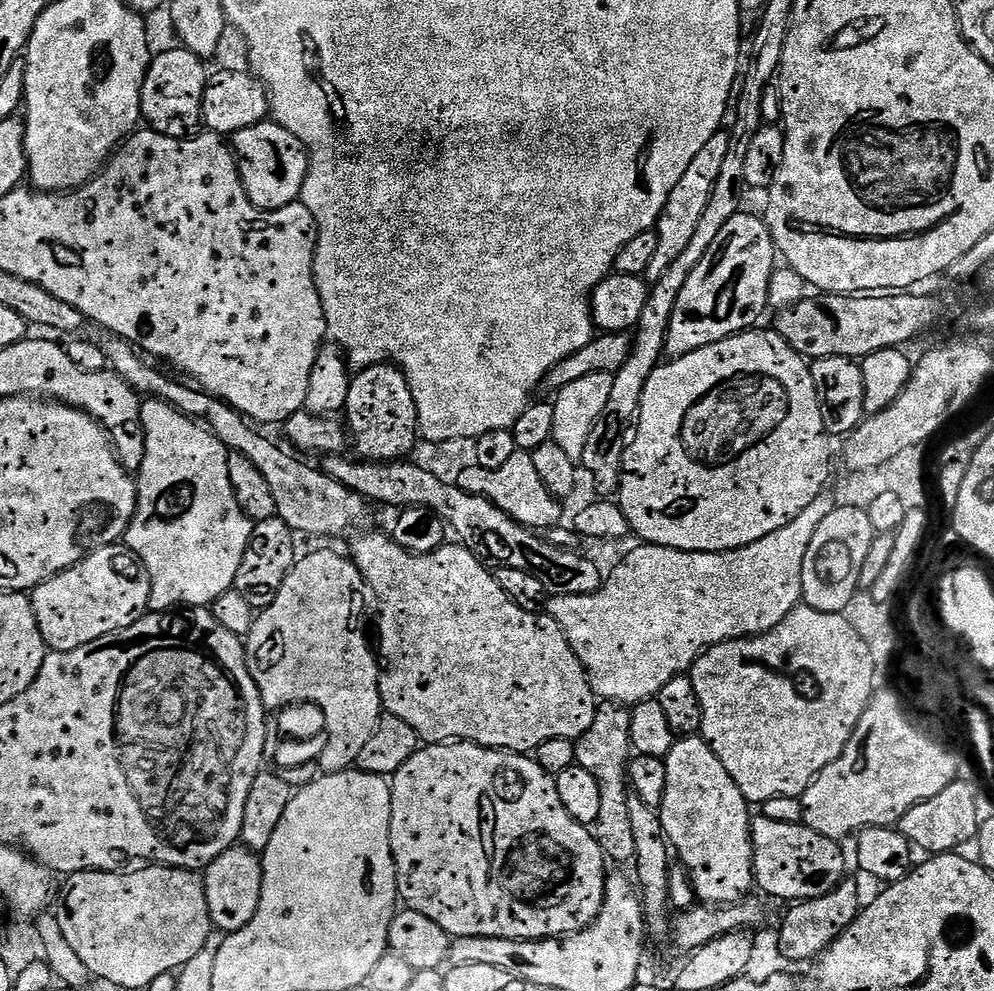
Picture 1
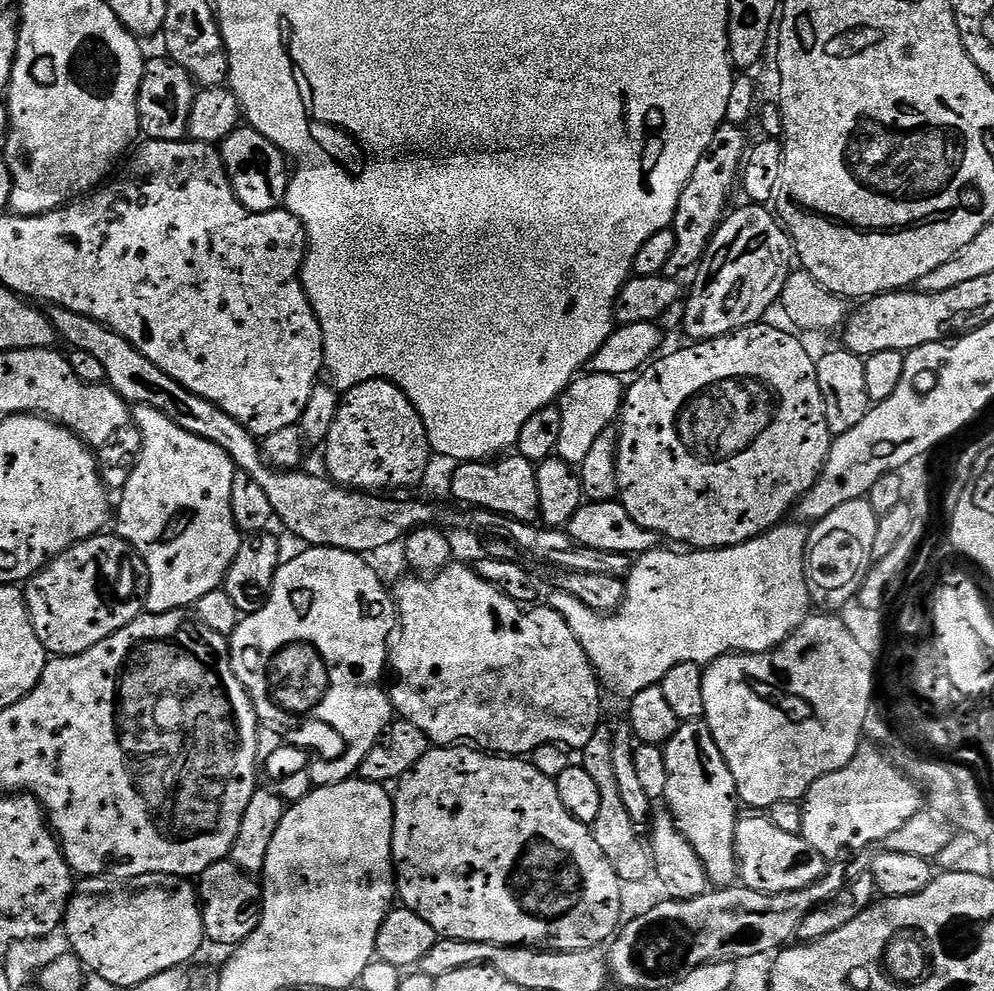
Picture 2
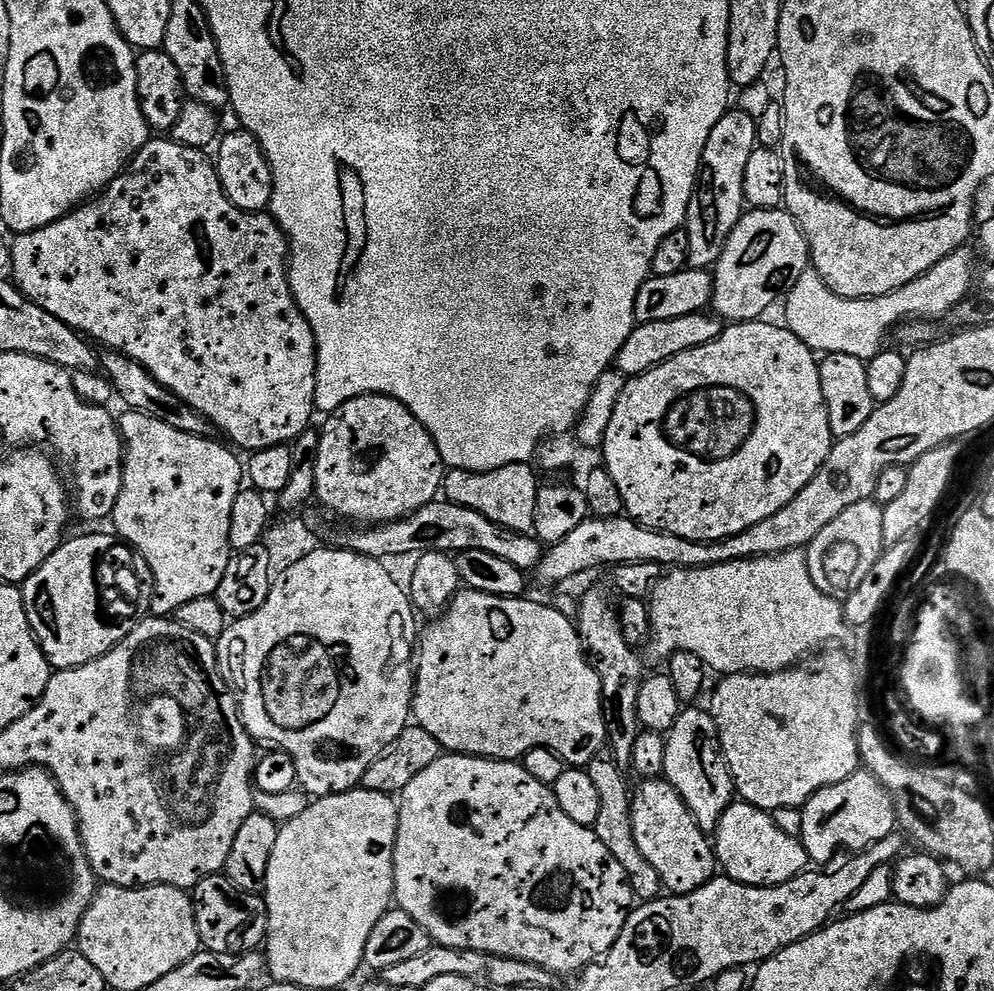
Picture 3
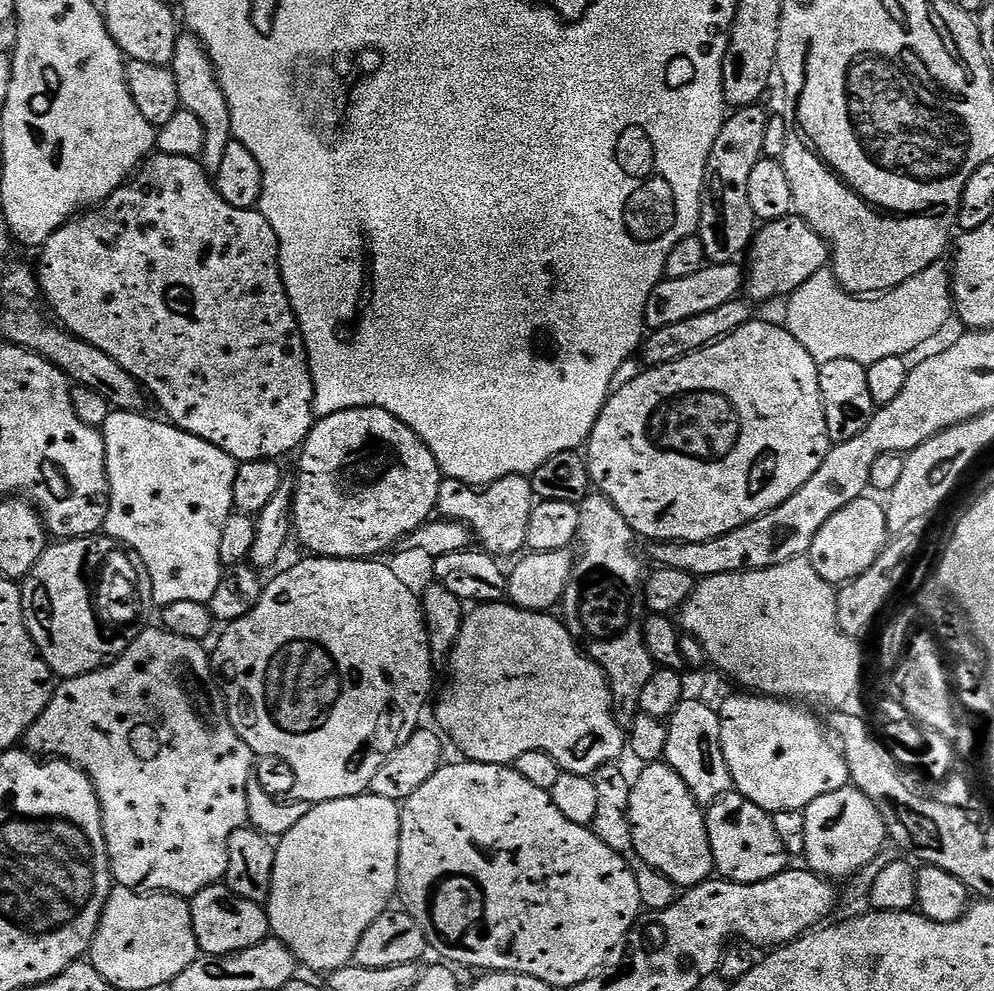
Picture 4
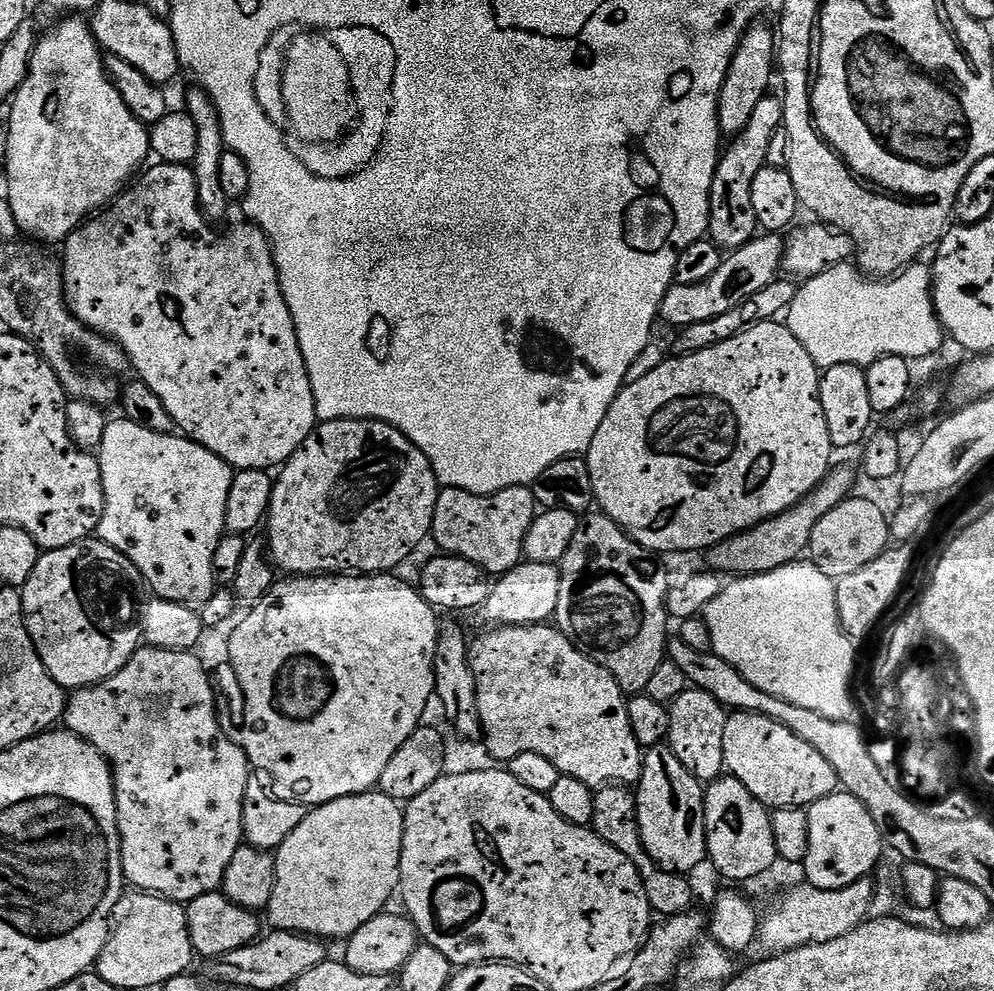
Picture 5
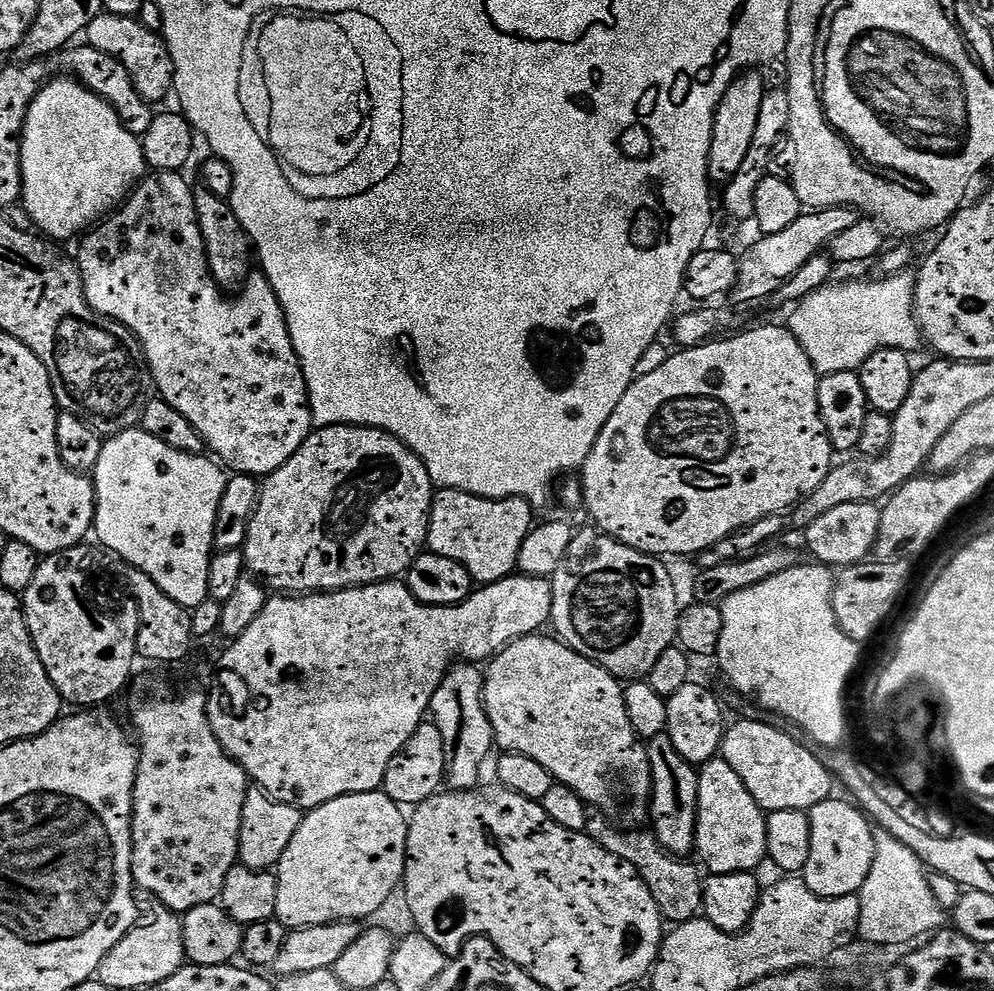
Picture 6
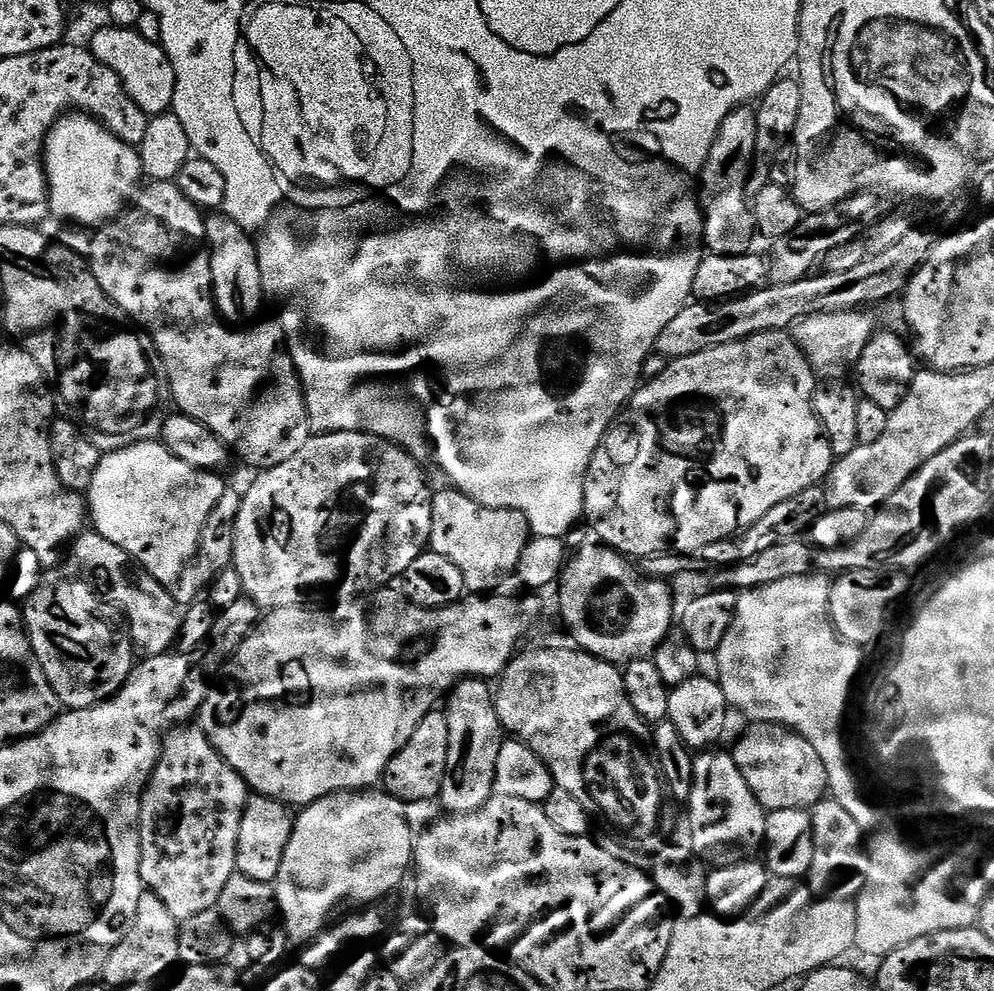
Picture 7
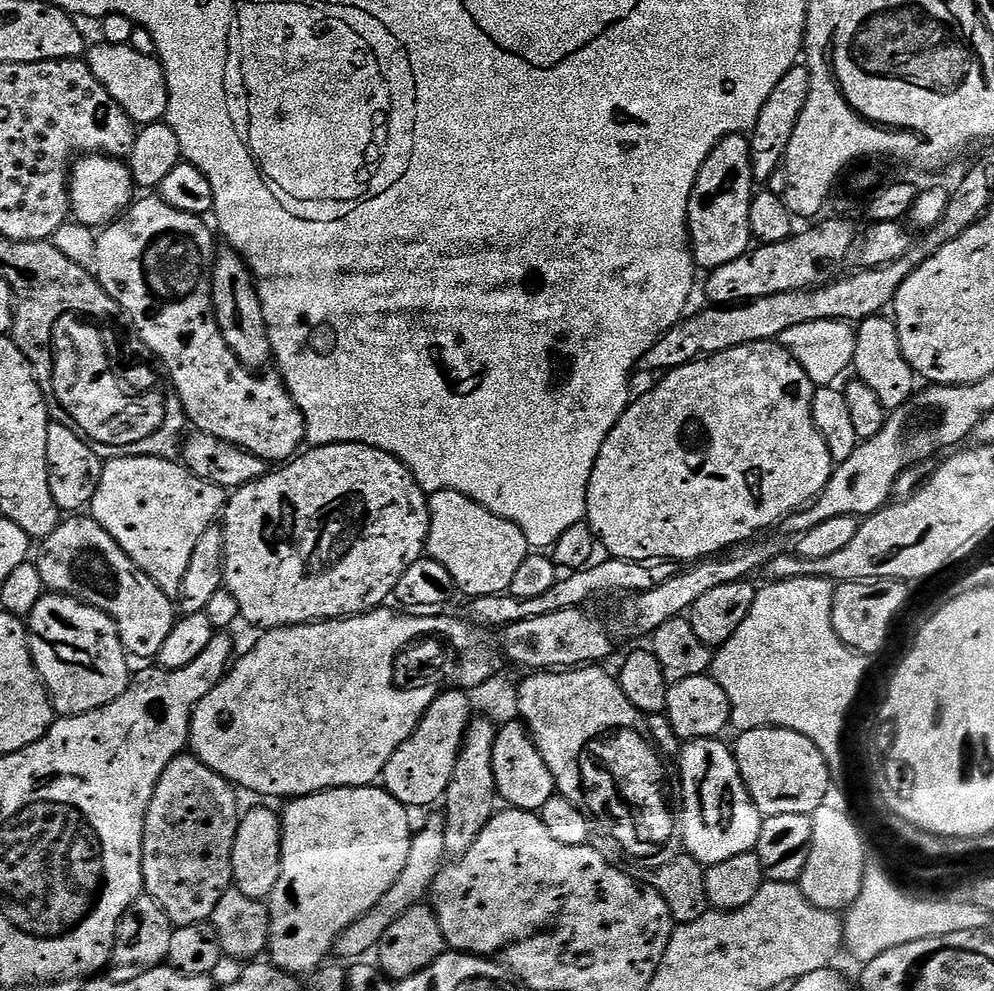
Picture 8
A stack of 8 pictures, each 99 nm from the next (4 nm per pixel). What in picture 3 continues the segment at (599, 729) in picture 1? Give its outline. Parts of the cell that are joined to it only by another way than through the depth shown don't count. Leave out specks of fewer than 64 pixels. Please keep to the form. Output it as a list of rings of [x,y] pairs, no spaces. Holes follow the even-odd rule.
[[[608,754],[593,758],[587,764],[586,771],[594,781],[594,787],[598,789],[598,799],[602,801],[602,807],[598,810],[598,822],[594,825],[596,836],[602,846],[606,846],[606,850],[610,850],[610,854],[614,854],[618,862],[622,862],[622,870],[626,870],[633,893],[644,902],[657,899],[662,892],[661,881],[658,871],[642,856],[634,840],[634,826],[631,824],[633,793],[624,781],[625,773]]]

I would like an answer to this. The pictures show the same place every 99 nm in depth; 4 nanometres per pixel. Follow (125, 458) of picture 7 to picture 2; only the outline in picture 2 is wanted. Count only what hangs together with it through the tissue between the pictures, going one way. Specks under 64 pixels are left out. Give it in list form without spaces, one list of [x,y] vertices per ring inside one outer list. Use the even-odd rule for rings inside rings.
[[[145,404],[135,405],[134,423],[136,429],[140,432],[142,446],[140,447],[139,456],[136,457],[136,465],[132,468],[130,478],[126,482],[124,489],[119,493],[120,504],[118,500],[118,507],[114,512],[114,528],[116,524],[117,529],[115,528],[115,531],[118,533],[120,539],[125,540],[132,547],[133,553],[139,557],[143,567],[146,569],[148,578],[148,587],[146,589],[147,611],[153,613],[188,610],[196,605],[198,598],[202,598],[202,594],[210,594],[215,588],[223,585],[224,575],[230,570],[230,566],[236,557],[236,552],[240,549],[242,533],[234,522],[232,507],[230,506],[230,490],[234,486],[234,478],[238,469],[226,454],[226,450],[222,450],[217,444],[210,442],[206,438],[198,438],[194,434],[182,430],[182,426],[178,426],[173,420],[166,418],[166,414],[162,414],[153,408],[148,408]]]

